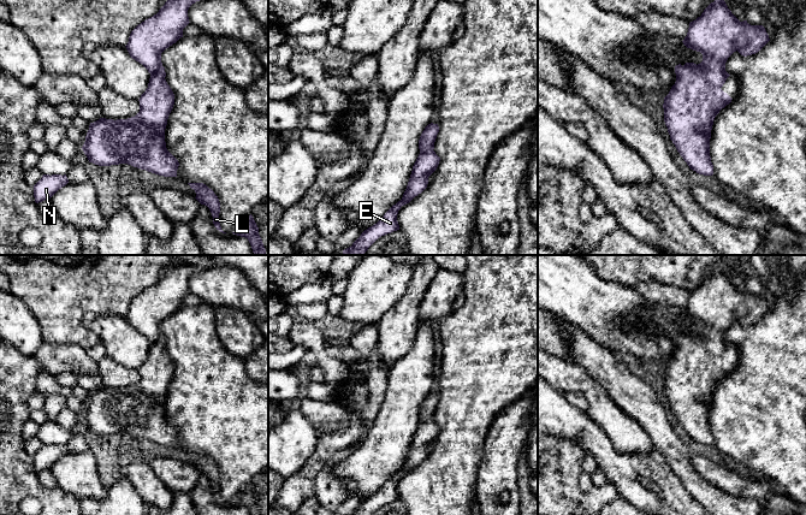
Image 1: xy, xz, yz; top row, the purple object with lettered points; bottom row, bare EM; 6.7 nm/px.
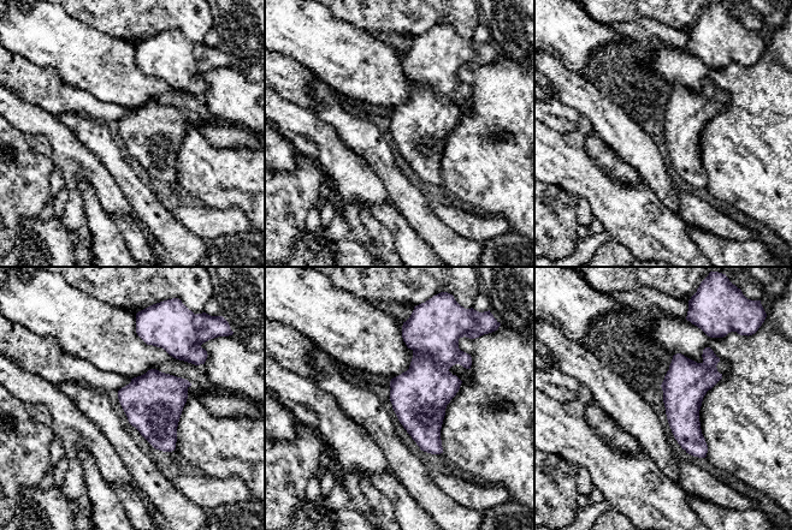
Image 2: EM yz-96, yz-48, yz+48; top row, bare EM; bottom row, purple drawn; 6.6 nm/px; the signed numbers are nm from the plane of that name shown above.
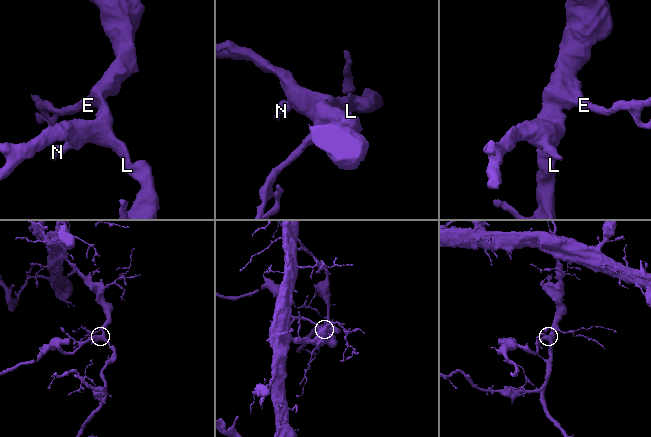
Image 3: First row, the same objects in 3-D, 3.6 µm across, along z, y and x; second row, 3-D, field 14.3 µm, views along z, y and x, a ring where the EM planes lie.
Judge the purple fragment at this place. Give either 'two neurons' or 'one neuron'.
one neuron

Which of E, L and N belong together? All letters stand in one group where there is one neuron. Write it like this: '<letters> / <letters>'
E L N

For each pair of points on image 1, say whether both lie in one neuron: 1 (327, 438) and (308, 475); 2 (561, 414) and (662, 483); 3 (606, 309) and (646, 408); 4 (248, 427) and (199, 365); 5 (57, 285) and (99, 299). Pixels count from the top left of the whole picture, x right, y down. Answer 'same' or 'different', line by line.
1: same
2: same
3: different
4: same
5: same

